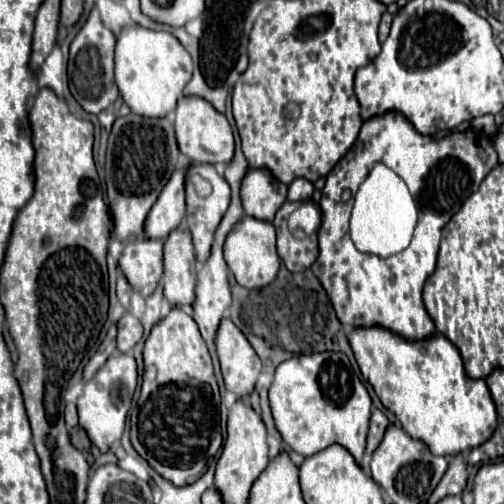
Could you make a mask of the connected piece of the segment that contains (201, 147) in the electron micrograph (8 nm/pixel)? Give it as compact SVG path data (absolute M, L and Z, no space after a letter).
M181 97L175 111L175 135L183 155L195 163L231 163L235 153L235 137L223 113L201 97Z

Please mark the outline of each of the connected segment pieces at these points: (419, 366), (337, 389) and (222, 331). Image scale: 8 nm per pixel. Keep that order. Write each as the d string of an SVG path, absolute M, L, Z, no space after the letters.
M371 327L371 329L353 329L349 333L349 343L359 363L363 379L371 381L383 407L389 409L401 421L403 431L407 431L413 439L423 441L433 455L455 457L459 453L483 445L495 433L499 417L485 381L467 377L457 347L441 333L435 333L433 337L423 341L405 341L383 327Z
M313 353L283 361L269 387L269 405L277 431L295 453L311 457L337 443L361 465L371 417L371 397L345 355Z
M223 319L219 325L217 353L227 391L235 393L241 401L247 399L255 391L255 383L261 373L261 359L229 319Z

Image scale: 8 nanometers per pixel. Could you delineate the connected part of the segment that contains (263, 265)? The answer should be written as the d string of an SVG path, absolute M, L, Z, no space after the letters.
M243 217L237 227L227 235L225 241L225 261L235 277L235 281L245 289L261 289L277 279L281 259L275 247L275 227L267 221L253 217Z

